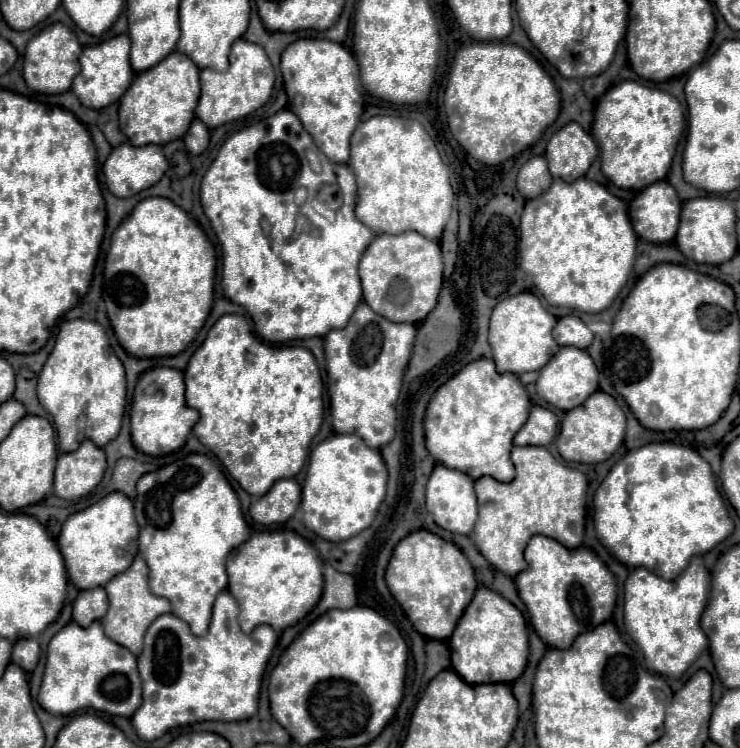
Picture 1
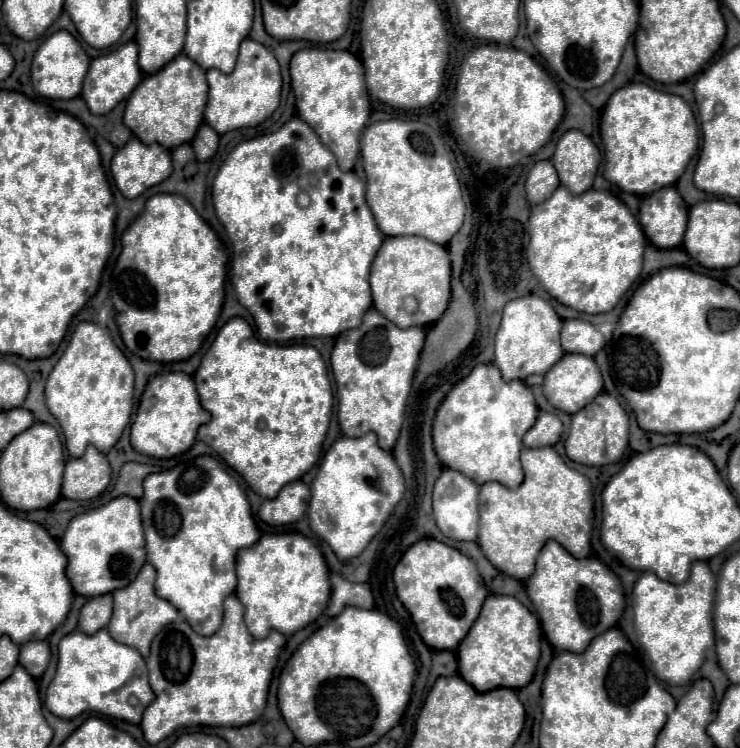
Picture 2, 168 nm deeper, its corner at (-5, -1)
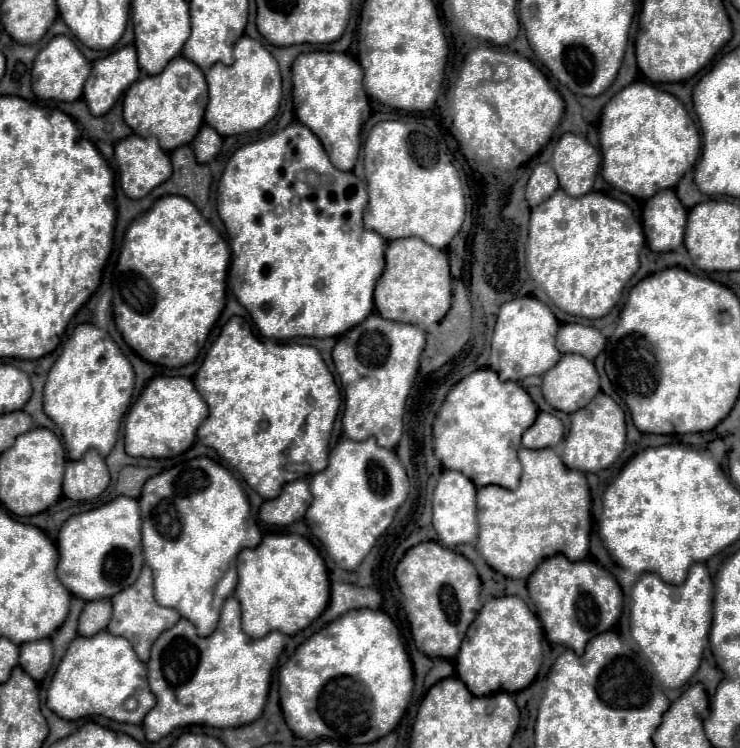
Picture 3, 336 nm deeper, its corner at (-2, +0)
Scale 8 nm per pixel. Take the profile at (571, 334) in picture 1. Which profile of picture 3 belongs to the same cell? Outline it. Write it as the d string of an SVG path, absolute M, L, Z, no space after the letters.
M567 323L561 325L557 335L557 349L561 353L579 353L591 361L605 349L605 345L607 339L601 335L601 331L589 325Z

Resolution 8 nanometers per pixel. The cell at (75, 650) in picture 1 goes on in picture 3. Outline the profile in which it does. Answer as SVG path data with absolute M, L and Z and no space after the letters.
M101 631L93 637L75 637L61 659L47 691L47 707L69 721L103 715L120 723L141 725L145 713L153 707L153 693L147 681L147 667L135 655L125 637Z

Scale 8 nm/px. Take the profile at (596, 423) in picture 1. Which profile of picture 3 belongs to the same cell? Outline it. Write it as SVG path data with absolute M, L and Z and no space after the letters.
M599 393L587 407L571 415L571 429L563 441L561 459L565 467L581 473L597 473L607 469L625 449L625 413L623 409L605 393Z

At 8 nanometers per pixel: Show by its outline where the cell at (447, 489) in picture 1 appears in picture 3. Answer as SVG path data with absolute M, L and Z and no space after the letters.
M443 471L435 493L433 493L433 529L437 531L437 541L443 547L455 547L463 543L477 541L477 507L475 507L477 487L459 471Z

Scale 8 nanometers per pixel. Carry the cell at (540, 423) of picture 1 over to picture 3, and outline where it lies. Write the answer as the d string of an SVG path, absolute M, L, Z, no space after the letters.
M539 413L537 421L523 433L523 447L545 449L561 443L565 435L563 423L551 413Z

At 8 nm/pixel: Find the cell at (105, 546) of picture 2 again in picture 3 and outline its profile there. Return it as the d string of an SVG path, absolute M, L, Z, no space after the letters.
M117 497L107 505L69 517L57 537L59 581L83 601L113 597L139 577L143 567L141 511L131 497Z

